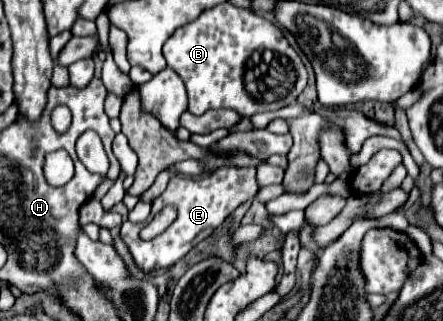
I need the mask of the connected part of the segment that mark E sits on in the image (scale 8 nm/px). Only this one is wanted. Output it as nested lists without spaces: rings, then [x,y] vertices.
[[[224,166],[218,168],[216,172],[204,176],[204,178],[186,178],[182,174],[174,174],[168,182],[168,188],[152,202],[151,213],[148,221],[164,208],[164,206],[176,206],[178,208],[178,218],[156,238],[152,240],[142,240],[140,230],[143,224],[132,224],[124,222],[120,228],[120,238],[128,246],[136,266],[142,272],[158,270],[158,268],[168,268],[174,266],[178,260],[182,260],[198,242],[208,238],[242,202],[250,200],[258,190],[256,184],[256,168],[238,168],[238,166]]]

